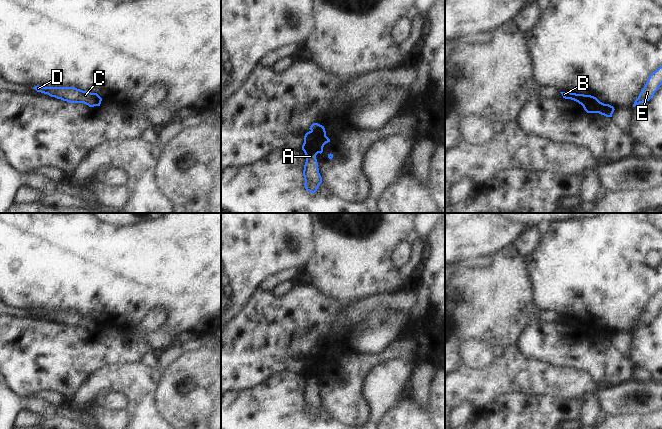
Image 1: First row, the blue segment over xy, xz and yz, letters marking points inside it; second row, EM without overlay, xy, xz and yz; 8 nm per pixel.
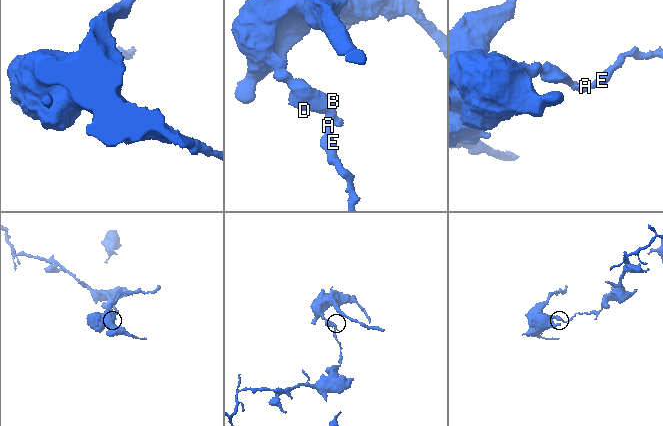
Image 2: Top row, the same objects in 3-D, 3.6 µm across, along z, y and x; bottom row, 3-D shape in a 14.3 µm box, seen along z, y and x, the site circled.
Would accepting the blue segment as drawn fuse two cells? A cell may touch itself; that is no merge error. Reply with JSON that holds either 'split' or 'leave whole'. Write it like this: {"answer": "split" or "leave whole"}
{"answer": "split"}

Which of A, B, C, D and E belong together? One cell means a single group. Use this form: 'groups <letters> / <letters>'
groups A E / B C D

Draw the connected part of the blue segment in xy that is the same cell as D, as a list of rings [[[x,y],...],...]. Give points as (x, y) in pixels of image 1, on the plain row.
[[[33,311],[37,316],[48,318],[51,321],[67,325],[69,327],[84,327],[94,331],[101,327],[102,322],[97,317],[83,315],[74,311]]]

